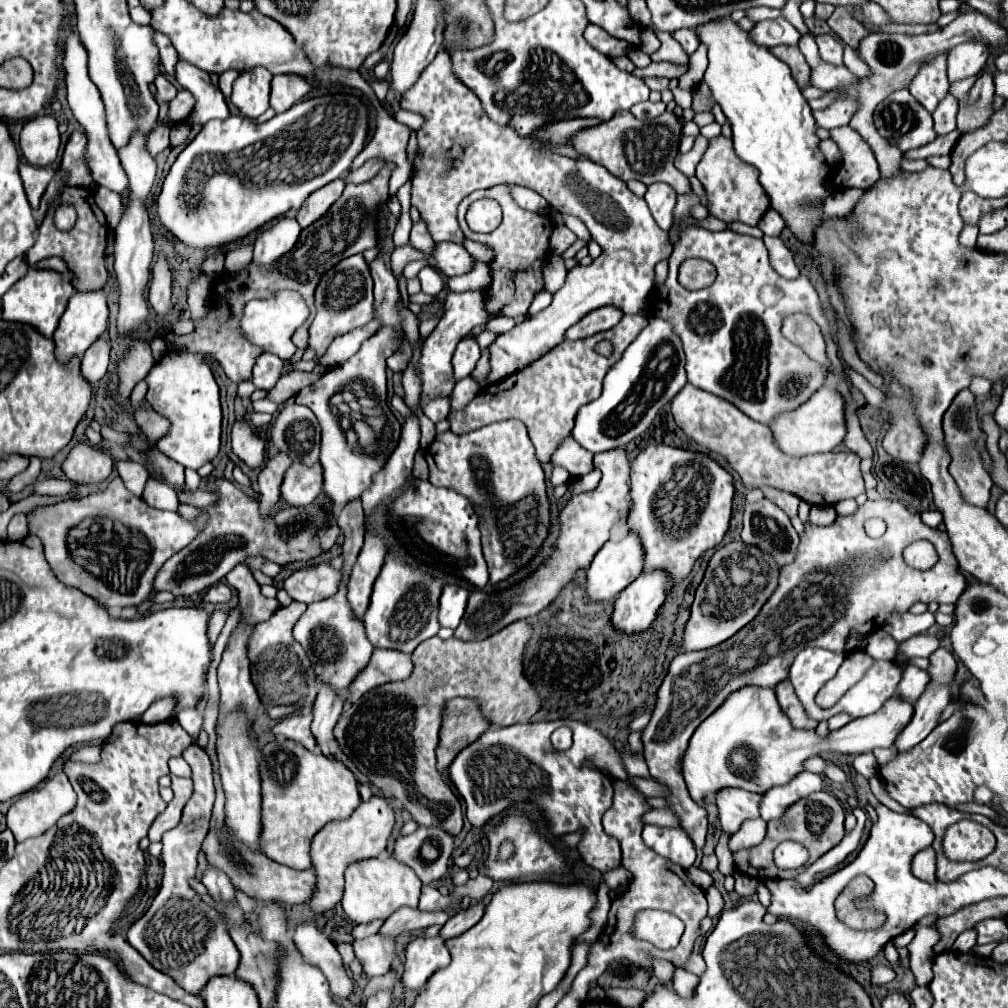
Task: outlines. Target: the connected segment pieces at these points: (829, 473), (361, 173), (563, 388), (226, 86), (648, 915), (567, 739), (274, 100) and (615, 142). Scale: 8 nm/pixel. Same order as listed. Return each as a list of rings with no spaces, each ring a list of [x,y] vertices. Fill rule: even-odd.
[[[684,385],[684,389],[672,401],[672,415],[678,427],[690,439],[724,455],[728,463],[740,473],[746,489],[768,485],[792,493],[802,501],[818,507],[832,507],[842,499],[854,499],[864,493],[860,457],[856,453],[832,451],[808,457],[788,457],[776,445],[776,439],[766,425],[754,423],[738,407],[716,397],[714,393],[704,393],[704,389],[696,389],[694,385]]]
[[[376,157],[376,159],[368,159],[360,169],[356,169],[354,173],[346,173],[344,175],[344,181],[346,183],[364,183],[364,181],[370,181],[372,177],[376,177],[376,173],[384,167],[384,159],[380,159],[380,157]]]
[[[624,315],[622,321],[594,337],[580,339],[580,341],[564,341],[552,353],[546,353],[542,359],[534,361],[522,371],[508,375],[506,379],[484,387],[464,409],[450,411],[450,431],[456,435],[464,435],[476,431],[484,425],[504,421],[504,419],[518,419],[528,427],[530,441],[536,447],[536,457],[540,463],[548,463],[552,453],[558,449],[560,441],[570,435],[574,427],[574,417],[578,409],[602,393],[602,381],[608,369],[620,361],[624,349],[638,337],[638,333],[648,325],[646,315]],[[600,341],[612,343],[612,355],[604,357],[596,353],[596,345]]]
[[[226,71],[226,73],[222,73],[220,75],[220,91],[224,93],[224,97],[228,99],[230,97],[230,93],[232,93],[232,83],[234,83],[234,79],[238,77],[238,73],[236,71]]]
[[[642,911],[636,915],[634,933],[660,949],[672,949],[684,933],[684,923],[666,911]]]
[[[560,727],[554,735],[552,735],[554,745],[572,745],[572,729],[568,727]]]
[[[274,75],[272,79],[272,93],[270,93],[270,107],[276,113],[284,113],[294,103],[298,103],[310,91],[310,83],[302,75]]]
[[[620,111],[610,121],[576,133],[572,137],[572,145],[574,149],[578,149],[578,153],[582,153],[594,163],[604,165],[612,175],[620,177],[622,181],[638,179],[644,185],[664,181],[672,185],[676,193],[688,193],[690,183],[674,165],[682,139],[682,127],[684,121],[678,119],[672,111],[664,111],[650,123],[636,119],[630,111]]]

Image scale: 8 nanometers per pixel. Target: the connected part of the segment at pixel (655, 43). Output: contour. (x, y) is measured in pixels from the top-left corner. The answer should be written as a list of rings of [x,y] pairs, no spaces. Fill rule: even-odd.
[[[644,29],[644,43],[640,45],[640,49],[646,53],[646,55],[652,55],[654,51],[658,51],[660,47],[660,41],[656,35],[652,35],[650,29]]]

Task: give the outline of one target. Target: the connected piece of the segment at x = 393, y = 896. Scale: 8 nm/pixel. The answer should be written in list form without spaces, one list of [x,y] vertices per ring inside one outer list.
[[[380,855],[374,859],[356,861],[348,865],[346,869],[346,887],[344,887],[342,907],[348,919],[352,919],[354,923],[386,919],[404,905],[418,907],[420,885],[422,881],[416,877],[416,873],[412,873],[408,865],[400,865],[400,861],[396,861],[392,855]]]

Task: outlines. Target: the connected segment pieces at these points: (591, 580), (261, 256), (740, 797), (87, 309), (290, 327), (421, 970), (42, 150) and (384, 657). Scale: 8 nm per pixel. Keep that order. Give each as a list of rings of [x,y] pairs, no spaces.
[[[628,533],[620,541],[608,541],[594,557],[588,569],[588,595],[594,601],[614,599],[622,589],[626,589],[644,569],[644,547],[636,533]]]
[[[282,217],[270,227],[262,229],[256,243],[254,243],[254,261],[260,267],[274,265],[284,253],[288,253],[298,237],[300,237],[300,225],[296,219]]]
[[[724,789],[716,795],[720,831],[736,833],[744,819],[758,817],[760,795],[748,793],[744,789]]]
[[[92,291],[92,293],[74,293],[68,301],[68,307],[60,319],[60,325],[54,333],[56,355],[60,361],[68,361],[72,355],[84,355],[86,349],[106,331],[108,327],[108,303],[106,291]]]
[[[282,290],[271,298],[254,299],[246,303],[244,315],[240,319],[240,331],[252,345],[288,361],[296,353],[296,345],[290,341],[290,337],[306,321],[306,317],[308,317],[308,307],[304,299],[294,291]]]
[[[418,933],[410,945],[406,945],[406,963],[404,963],[404,975],[402,985],[406,985],[412,991],[423,991],[438,969],[446,967],[450,963],[450,953],[446,949],[446,941],[436,937],[424,937]]]
[[[50,115],[30,119],[20,133],[20,149],[34,167],[48,167],[56,161],[60,149],[58,123]]]
[[[374,649],[370,663],[364,667],[364,673],[354,679],[350,691],[366,693],[390,681],[404,681],[410,677],[412,669],[414,665],[410,653],[400,653],[396,649]]]

